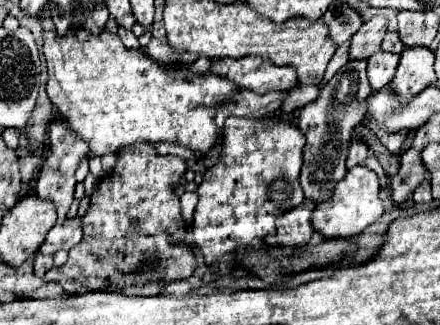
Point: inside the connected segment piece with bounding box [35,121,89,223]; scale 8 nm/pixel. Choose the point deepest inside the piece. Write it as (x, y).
(56, 182)

